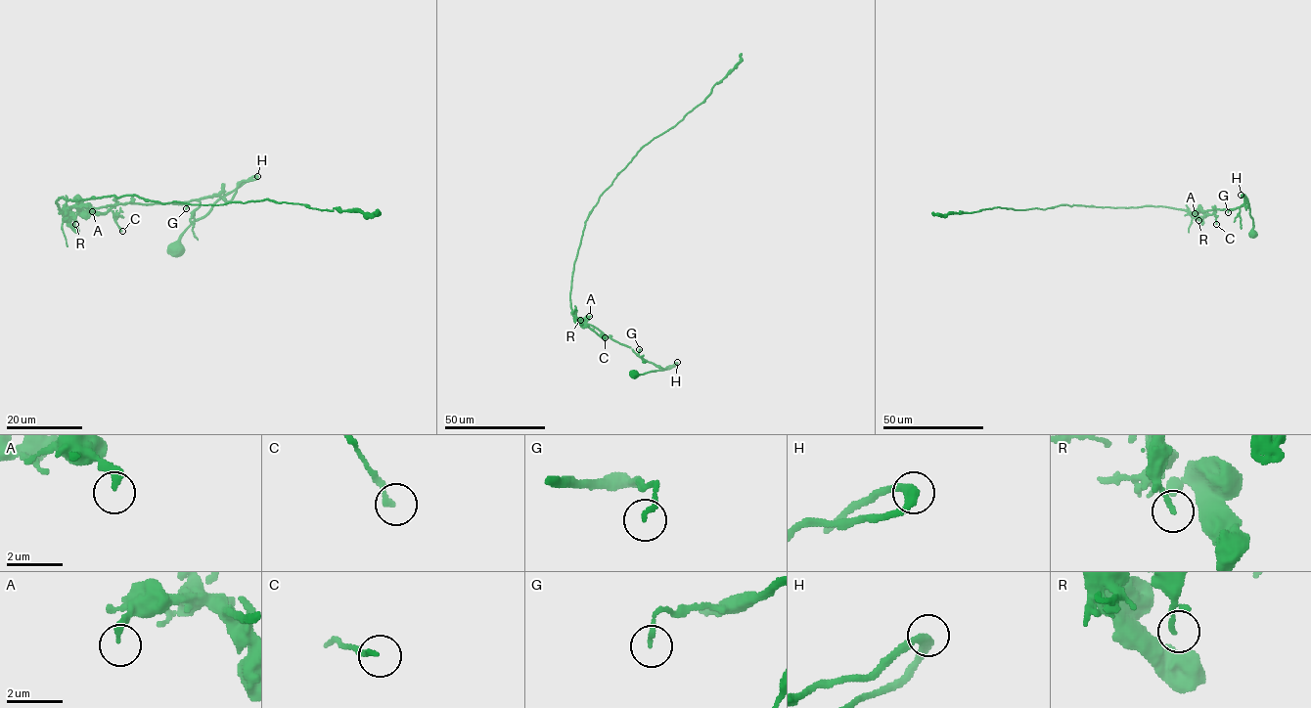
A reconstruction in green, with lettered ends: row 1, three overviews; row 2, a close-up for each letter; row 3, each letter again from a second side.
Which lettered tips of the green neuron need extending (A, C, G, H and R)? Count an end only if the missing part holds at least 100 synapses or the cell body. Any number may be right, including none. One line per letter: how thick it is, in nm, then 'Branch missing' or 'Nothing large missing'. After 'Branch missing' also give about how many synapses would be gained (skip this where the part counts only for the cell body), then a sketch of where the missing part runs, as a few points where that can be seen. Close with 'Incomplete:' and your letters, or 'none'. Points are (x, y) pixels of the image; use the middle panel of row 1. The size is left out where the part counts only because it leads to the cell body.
A: Thickness 280 nm. Nothing large missing
C: Thickness 200 nm. Nothing large missing
G: Thickness 150 nm. Nothing large missing
H: Thickness 280 nm. Nothing large missing
R: Thickness 160 nm. Nothing large missing
Incomplete: none

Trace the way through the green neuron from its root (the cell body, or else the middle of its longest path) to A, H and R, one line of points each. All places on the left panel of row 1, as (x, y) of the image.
A: (175, 247), (180, 235), (193, 222), (236, 191), (229, 201), (210, 196), (180, 203), (85, 206), (92, 211)
H: (175, 247), (180, 235), (193, 222), (202, 218), (242, 181), (253, 180), (257, 176)
R: (175, 247), (193, 222), (236, 191), (229, 201), (210, 196), (180, 203), (73, 206), (75, 224)

